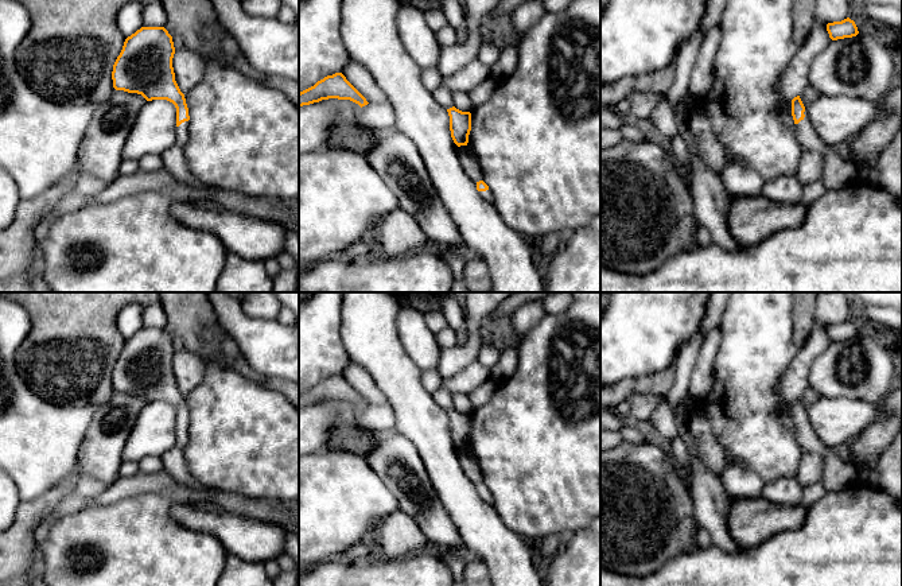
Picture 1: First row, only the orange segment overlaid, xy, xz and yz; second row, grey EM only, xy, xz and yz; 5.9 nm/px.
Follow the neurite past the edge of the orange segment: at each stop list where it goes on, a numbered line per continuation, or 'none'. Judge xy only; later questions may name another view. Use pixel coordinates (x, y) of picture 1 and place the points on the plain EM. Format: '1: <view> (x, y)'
1: xy (182, 433)

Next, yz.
1: yz (838, 473)

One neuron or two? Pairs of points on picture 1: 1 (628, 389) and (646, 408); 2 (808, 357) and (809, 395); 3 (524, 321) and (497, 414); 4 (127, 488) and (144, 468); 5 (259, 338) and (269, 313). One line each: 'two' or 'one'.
1: two
2: two
3: two
4: two
5: two

